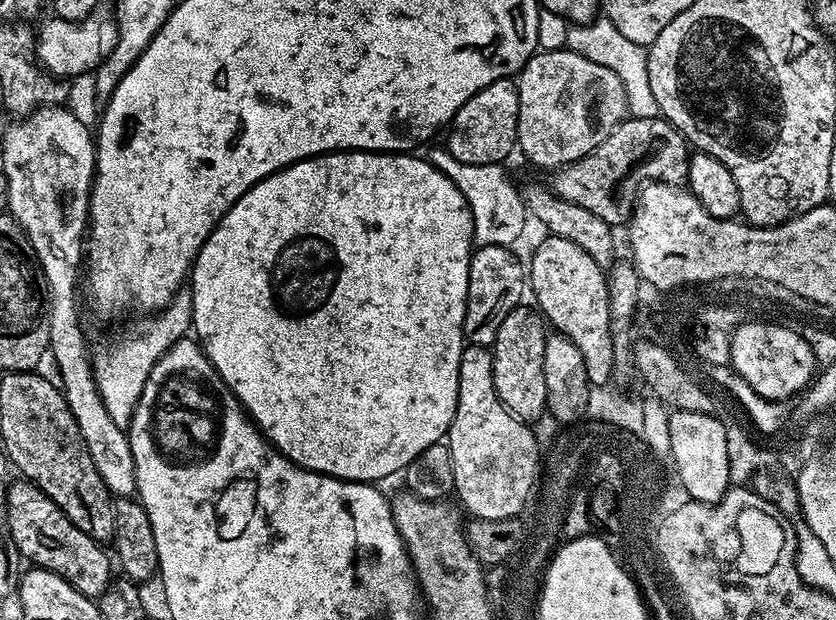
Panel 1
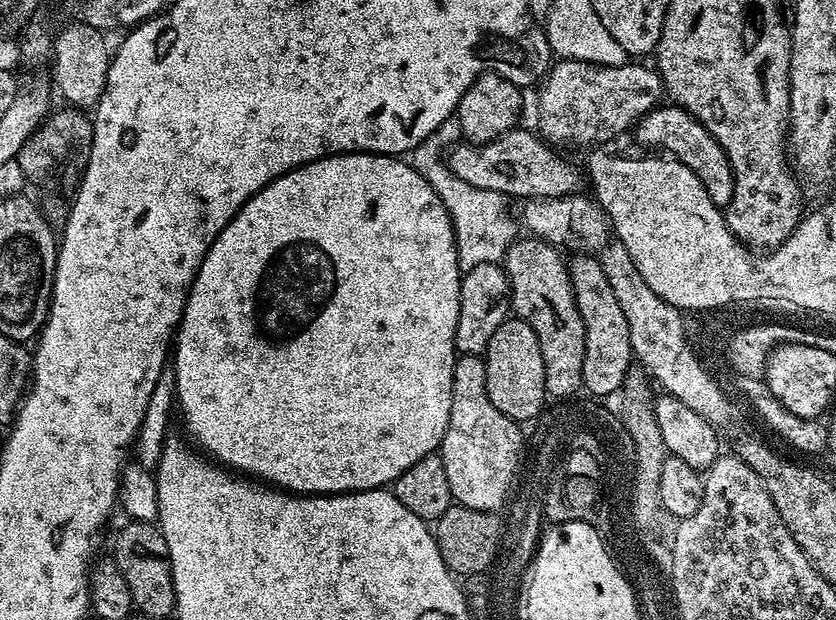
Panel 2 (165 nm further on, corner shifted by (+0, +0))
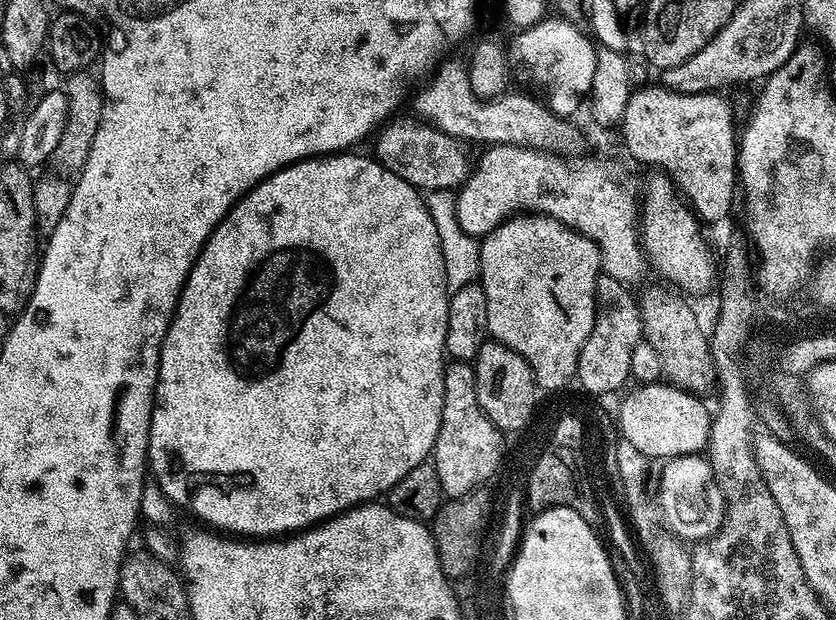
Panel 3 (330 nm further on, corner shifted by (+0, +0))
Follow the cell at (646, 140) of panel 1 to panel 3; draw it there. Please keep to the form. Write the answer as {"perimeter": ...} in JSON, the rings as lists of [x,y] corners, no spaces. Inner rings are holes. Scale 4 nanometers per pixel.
{"perimeter":[[[393,119],[379,129],[376,140],[375,159],[385,164],[390,171],[425,193],[456,190],[468,179],[474,168],[468,161],[465,141],[448,136],[428,122],[415,124],[412,120]]]}

